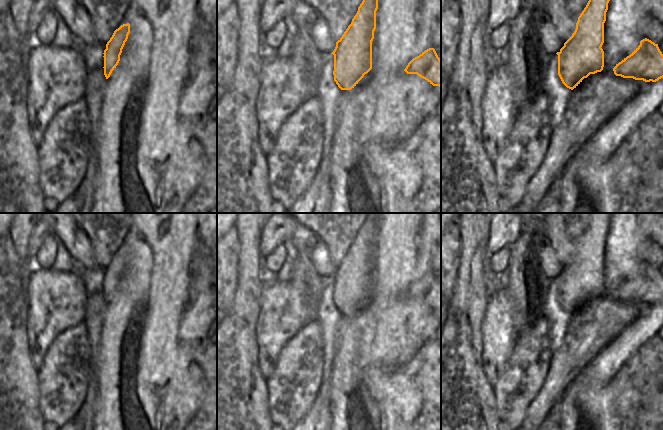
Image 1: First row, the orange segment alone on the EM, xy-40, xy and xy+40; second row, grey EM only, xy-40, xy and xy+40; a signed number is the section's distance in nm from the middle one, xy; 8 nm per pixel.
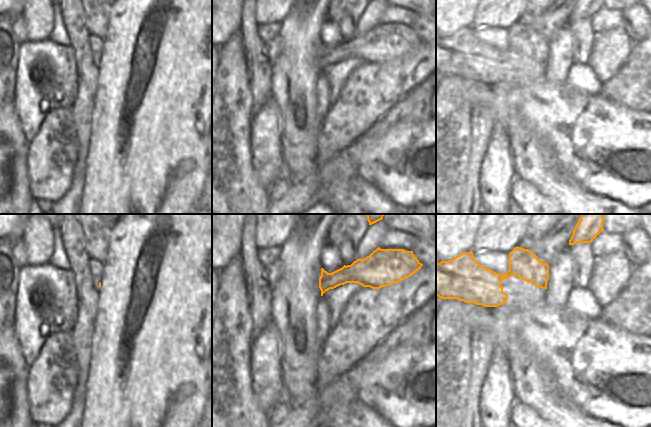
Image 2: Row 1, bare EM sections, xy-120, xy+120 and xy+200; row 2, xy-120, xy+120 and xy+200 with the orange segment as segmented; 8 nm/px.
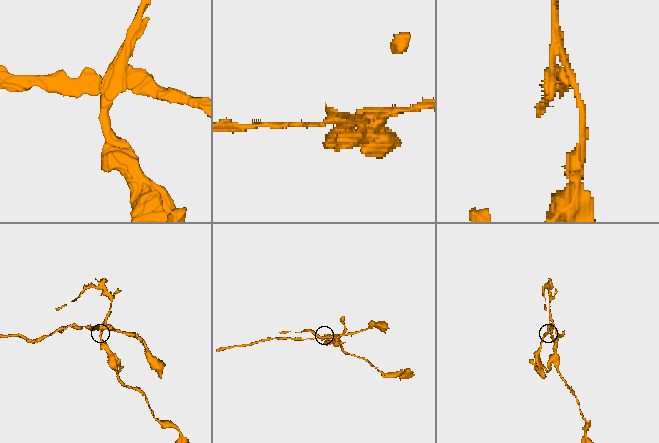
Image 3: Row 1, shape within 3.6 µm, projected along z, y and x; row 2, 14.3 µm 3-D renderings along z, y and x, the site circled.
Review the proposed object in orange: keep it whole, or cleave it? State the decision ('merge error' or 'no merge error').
merge error

